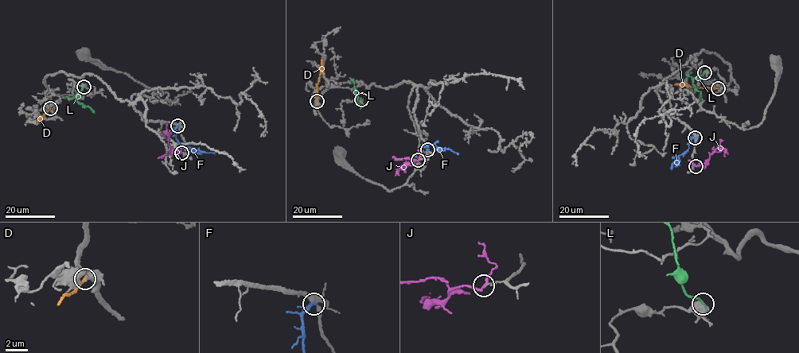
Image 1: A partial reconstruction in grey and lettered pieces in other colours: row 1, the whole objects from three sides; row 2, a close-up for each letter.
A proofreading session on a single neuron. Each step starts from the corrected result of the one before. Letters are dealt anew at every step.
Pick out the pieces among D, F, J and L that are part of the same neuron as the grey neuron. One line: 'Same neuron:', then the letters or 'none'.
Same neuron: none

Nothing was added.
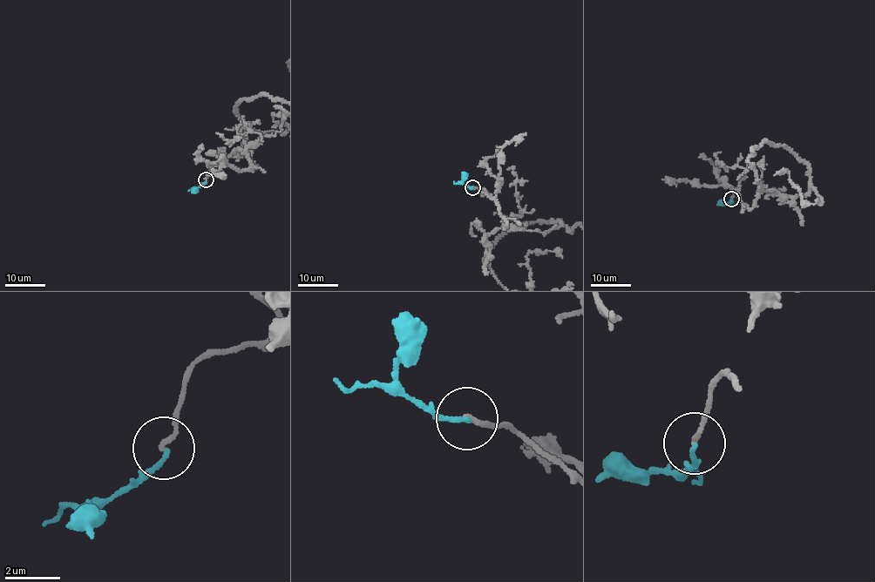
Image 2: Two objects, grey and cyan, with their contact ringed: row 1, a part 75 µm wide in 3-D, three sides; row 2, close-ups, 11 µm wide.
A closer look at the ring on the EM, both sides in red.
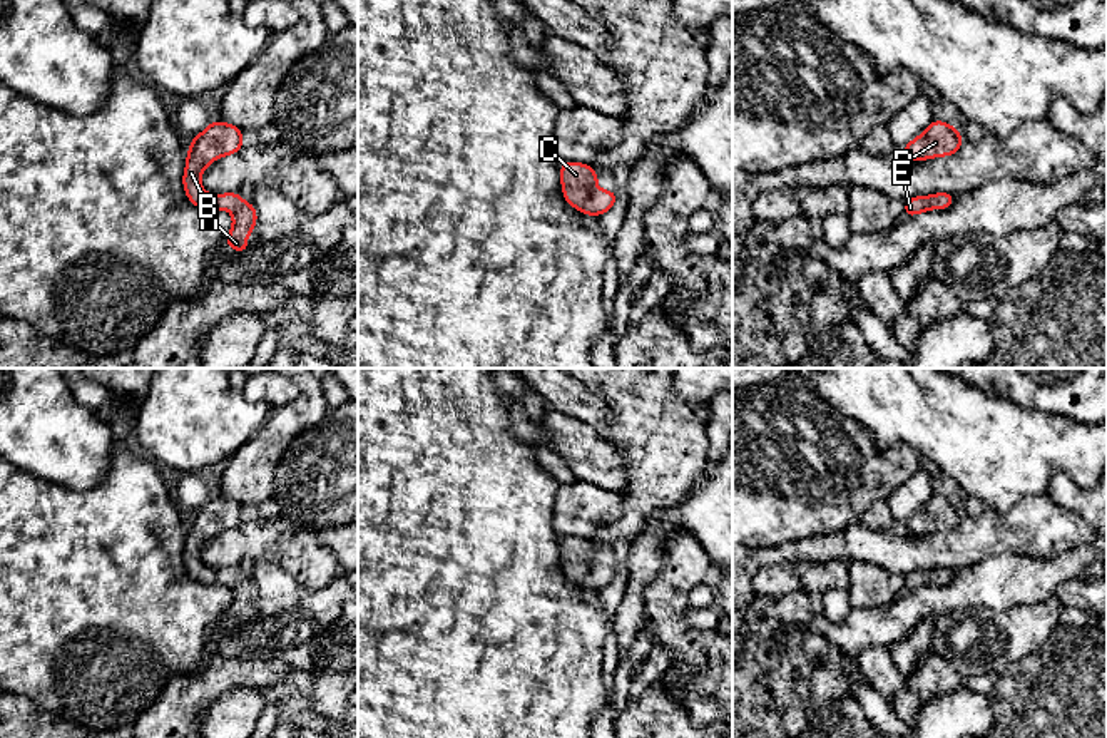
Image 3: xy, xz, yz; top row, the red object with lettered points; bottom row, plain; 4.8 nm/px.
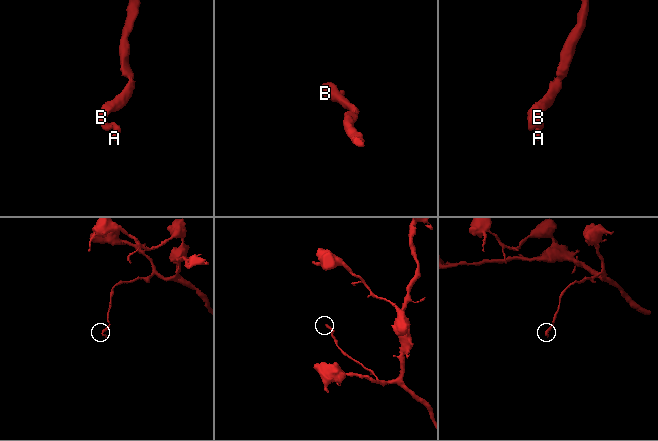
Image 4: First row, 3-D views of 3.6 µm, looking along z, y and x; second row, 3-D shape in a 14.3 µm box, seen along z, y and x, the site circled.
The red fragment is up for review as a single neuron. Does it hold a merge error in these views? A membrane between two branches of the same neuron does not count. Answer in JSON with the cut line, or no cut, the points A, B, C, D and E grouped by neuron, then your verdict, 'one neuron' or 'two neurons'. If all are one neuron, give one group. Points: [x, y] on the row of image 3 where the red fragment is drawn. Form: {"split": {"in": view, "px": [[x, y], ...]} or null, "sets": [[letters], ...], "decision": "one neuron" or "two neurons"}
{"split": null, "sets": [["A", "B", "C", "D", "E"]], "decision": "one neuron"}

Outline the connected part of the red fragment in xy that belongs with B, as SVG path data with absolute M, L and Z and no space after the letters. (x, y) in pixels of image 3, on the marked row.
M211 122L201 134L191 139L182 176L189 202L204 211L226 209L232 214L232 228L224 243L237 253L249 249L246 239L256 228L258 213L253 202L244 201L239 192L217 196L206 192L201 186L201 177L211 162L242 149L242 132L229 122Z

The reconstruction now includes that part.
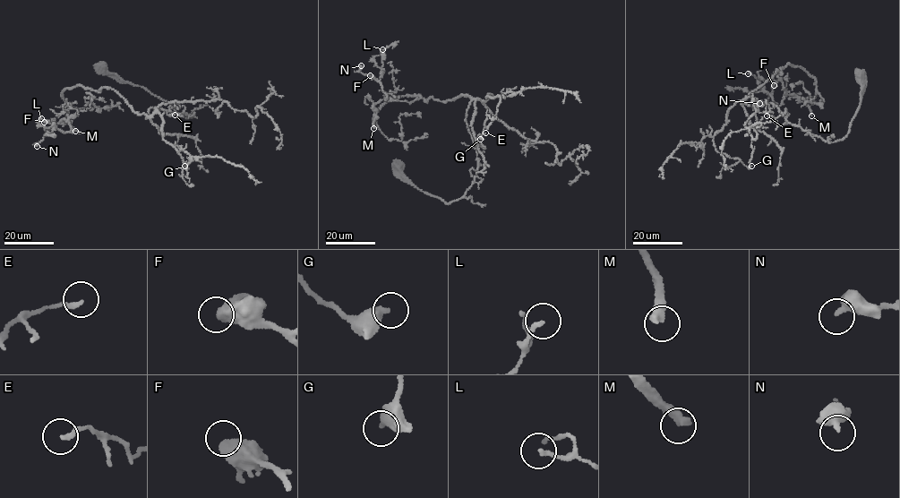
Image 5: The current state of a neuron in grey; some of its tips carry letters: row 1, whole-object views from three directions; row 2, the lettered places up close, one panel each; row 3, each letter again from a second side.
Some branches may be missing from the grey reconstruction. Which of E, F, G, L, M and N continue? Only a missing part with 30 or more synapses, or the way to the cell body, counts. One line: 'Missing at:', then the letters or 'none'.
Missing at: M

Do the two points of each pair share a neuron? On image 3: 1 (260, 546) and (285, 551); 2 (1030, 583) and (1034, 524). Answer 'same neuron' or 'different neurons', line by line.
1: same neuron
2: different neurons

